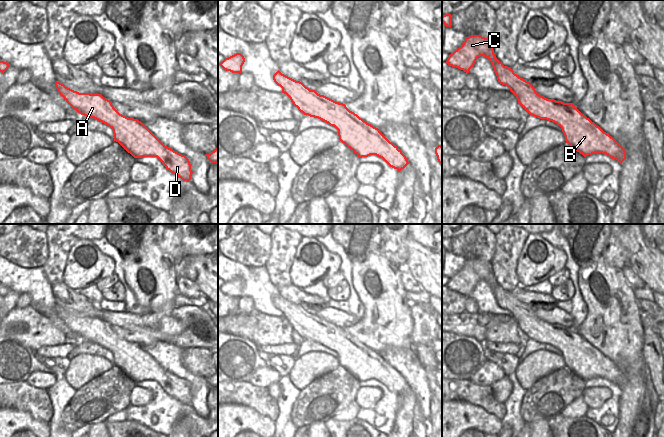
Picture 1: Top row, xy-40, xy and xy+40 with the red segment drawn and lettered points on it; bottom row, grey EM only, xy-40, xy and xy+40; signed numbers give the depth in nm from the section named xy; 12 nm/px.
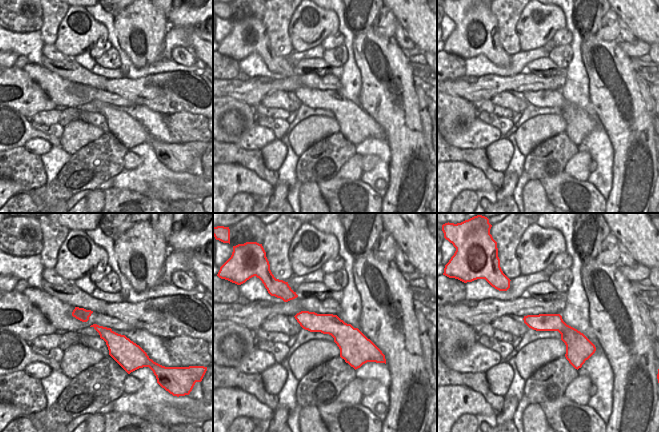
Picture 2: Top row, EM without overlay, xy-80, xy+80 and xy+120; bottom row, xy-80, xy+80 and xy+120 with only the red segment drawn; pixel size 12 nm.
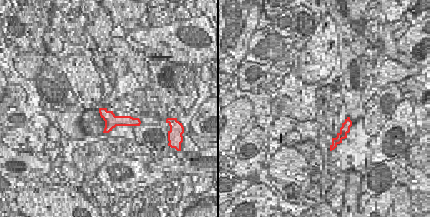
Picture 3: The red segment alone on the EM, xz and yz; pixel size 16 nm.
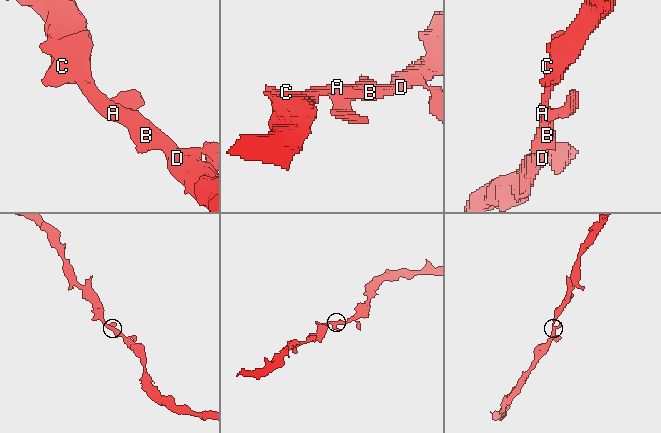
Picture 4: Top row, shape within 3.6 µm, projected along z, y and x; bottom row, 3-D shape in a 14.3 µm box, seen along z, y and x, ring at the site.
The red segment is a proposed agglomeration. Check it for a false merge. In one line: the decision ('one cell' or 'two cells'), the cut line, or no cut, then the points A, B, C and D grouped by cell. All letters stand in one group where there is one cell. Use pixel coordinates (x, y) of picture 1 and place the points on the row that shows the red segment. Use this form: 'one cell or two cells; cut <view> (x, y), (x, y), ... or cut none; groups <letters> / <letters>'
one cell; cut none; groups A B C D

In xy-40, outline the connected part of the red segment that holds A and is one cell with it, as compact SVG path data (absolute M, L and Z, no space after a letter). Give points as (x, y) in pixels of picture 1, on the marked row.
M55 82L59 94L78 113L94 118L113 130L118 142L134 158L157 157L171 173L183 181L193 174L189 159L165 146L141 121L120 114L112 101L101 94L79 93Z

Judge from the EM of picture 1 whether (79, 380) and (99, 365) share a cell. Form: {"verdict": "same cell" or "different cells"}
{"verdict": "same cell"}

